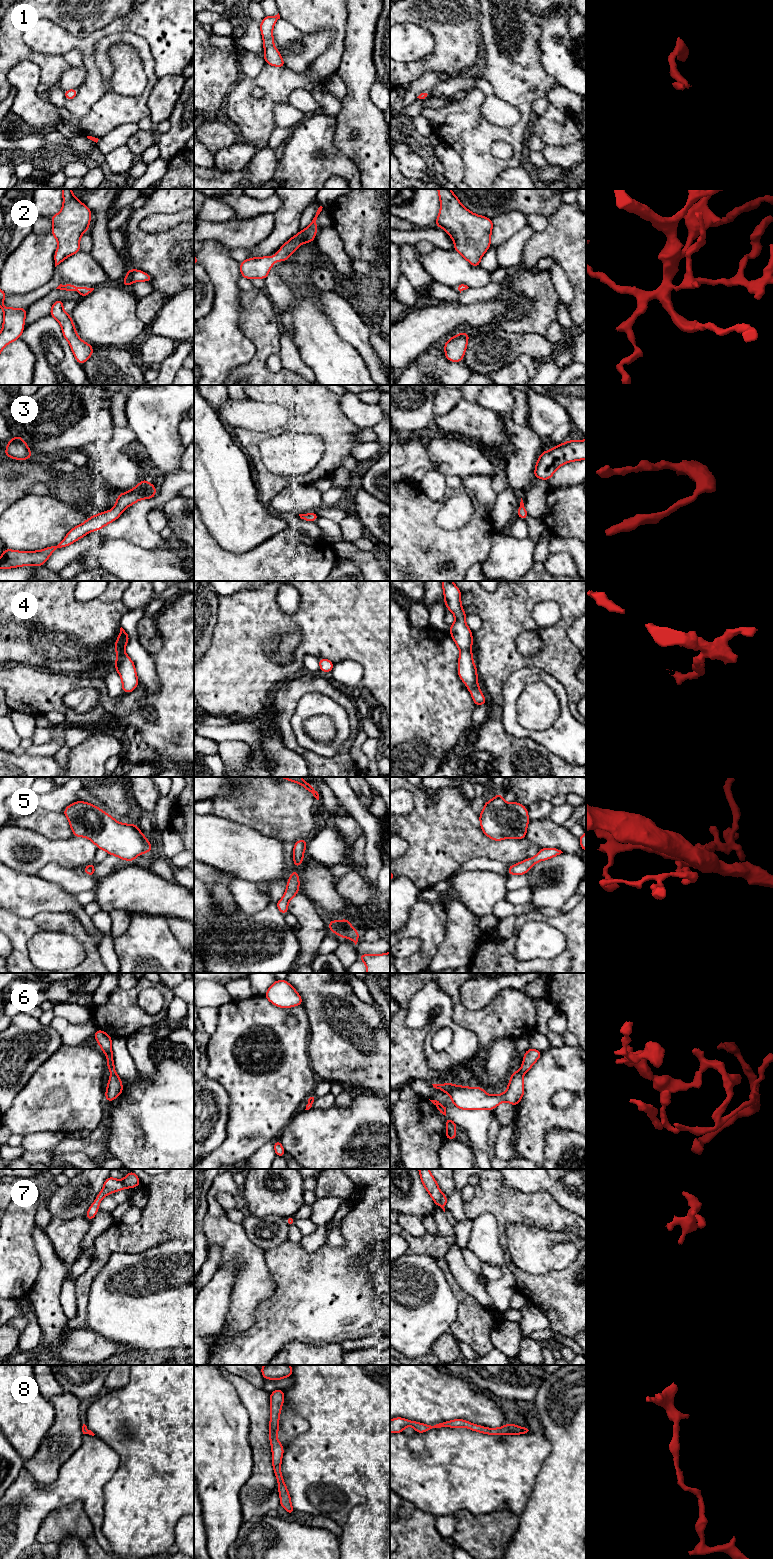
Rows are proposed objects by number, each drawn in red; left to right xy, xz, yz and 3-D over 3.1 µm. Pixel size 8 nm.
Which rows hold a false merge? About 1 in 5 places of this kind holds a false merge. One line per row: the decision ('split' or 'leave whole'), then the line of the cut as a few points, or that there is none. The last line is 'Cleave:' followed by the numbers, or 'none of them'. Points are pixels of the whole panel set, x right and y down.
1: leave whole | no cut
2: leave whole | no cut
3: leave whole | no cut
4: leave whole | no cut
5: leave whole | no cut
6: leave whole | no cut
7: leave whole | no cut
8: leave whole | no cut
Cleave: none of them

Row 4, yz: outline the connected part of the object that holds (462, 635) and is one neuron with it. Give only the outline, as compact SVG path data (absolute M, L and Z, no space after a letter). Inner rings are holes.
M442 581L442 588L444 591L444 602L447 609L450 610L455 616L455 622L450 626L450 634L460 650L458 660L458 675L460 679L467 686L472 695L475 706L486 705L485 696L482 694L477 680L477 668L473 663L473 653L470 648L473 646L472 631L469 629L465 622L466 613L461 606L461 591L452 581Z

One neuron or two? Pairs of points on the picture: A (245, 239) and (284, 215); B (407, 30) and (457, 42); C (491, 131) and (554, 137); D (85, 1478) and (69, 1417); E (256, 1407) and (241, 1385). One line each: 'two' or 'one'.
A: two
B: two
C: two
D: two
E: one

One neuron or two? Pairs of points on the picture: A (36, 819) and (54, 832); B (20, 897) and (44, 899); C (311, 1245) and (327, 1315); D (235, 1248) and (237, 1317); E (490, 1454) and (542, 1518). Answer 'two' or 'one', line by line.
A: one
B: one
C: two
D: one
E: two

